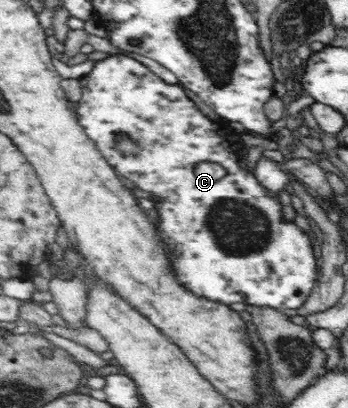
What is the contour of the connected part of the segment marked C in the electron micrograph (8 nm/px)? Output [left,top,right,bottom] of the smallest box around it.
[77,54,319,311]

